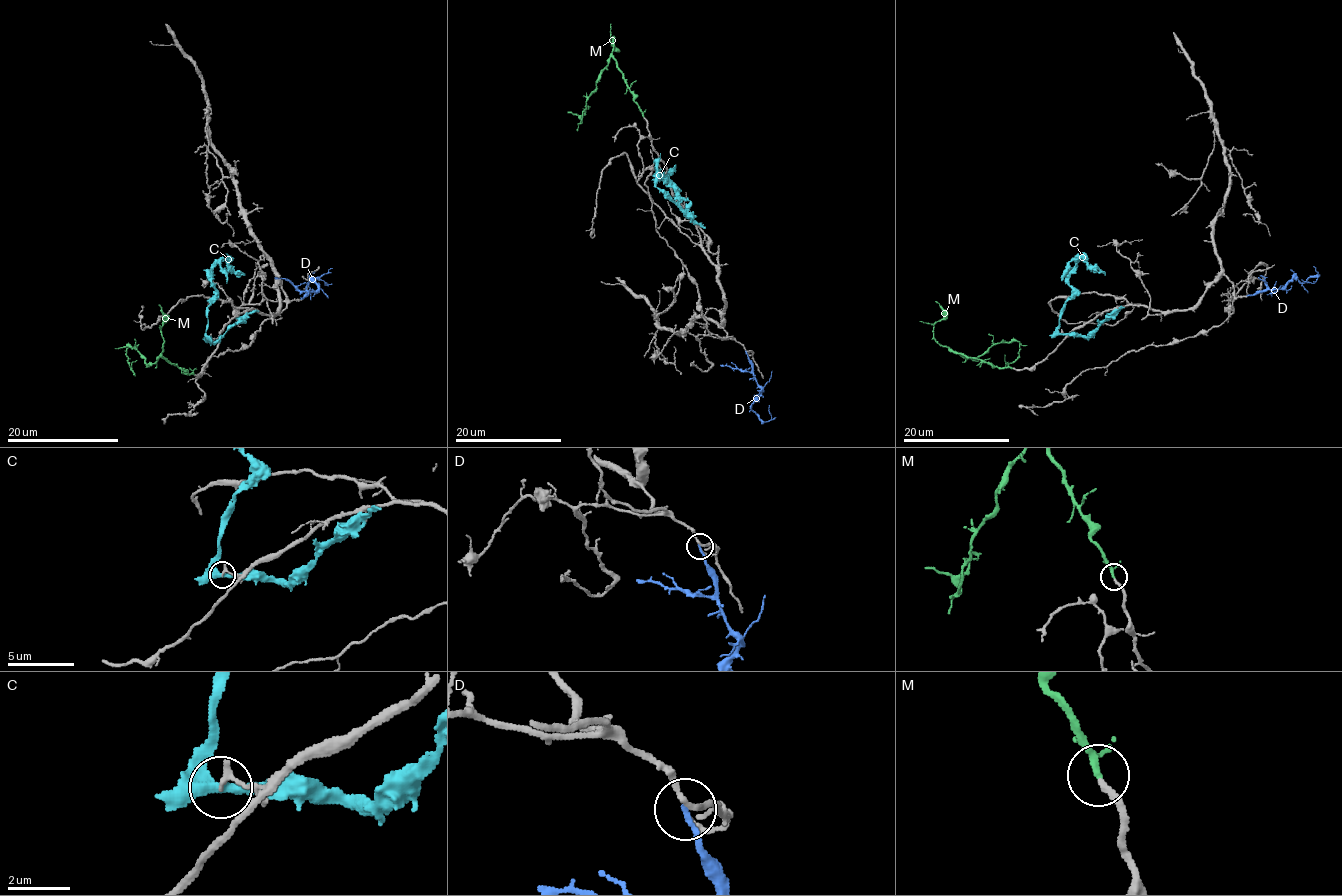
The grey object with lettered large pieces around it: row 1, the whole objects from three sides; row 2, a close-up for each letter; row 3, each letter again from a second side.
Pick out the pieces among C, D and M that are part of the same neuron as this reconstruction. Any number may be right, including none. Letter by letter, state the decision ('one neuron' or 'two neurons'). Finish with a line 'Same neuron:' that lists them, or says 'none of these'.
C: two neurons
D: two neurons
M: one neuron
Same neuron: M

